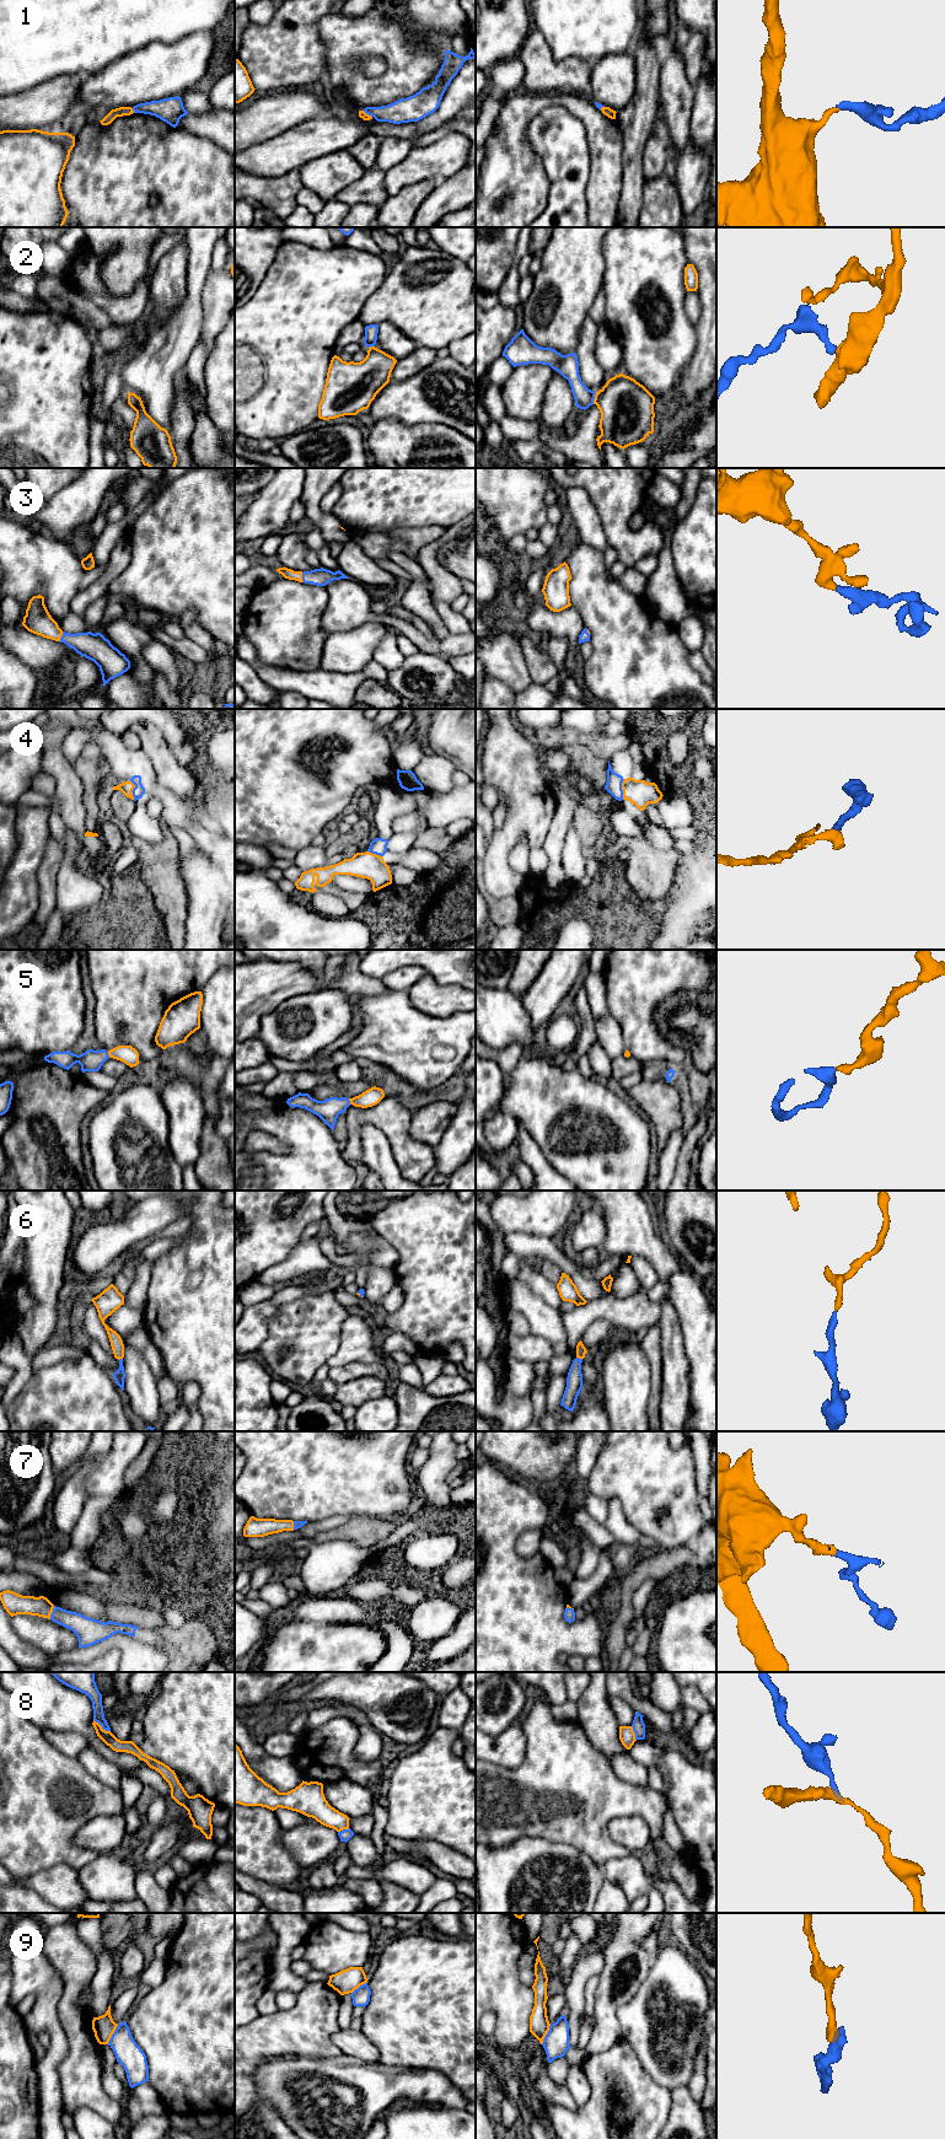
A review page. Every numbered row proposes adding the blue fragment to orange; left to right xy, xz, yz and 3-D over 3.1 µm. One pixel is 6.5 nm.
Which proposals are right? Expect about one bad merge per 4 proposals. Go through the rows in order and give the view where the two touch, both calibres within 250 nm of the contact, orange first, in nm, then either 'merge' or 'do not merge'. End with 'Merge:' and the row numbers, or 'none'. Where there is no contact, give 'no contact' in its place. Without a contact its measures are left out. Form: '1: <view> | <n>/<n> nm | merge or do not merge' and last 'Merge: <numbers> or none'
1: xy | 60/160 nm | merge
2: yz | 360/130 nm | merge
3: xy | 170/180 nm | merge
4: yz | 160/110 nm | merge
5: xy | 120/140 nm | merge
6: yz | 70/110 nm | merge
7: xy | 140/150 nm | merge
8: xy | 80/80 nm | do not merge
9: xy | 150/170 nm | do not merge
Merge: 1, 2, 3, 4, 5, 6, 7

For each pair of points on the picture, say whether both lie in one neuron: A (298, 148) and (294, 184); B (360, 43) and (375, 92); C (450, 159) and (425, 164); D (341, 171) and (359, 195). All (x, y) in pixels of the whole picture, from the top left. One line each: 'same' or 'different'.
A: different
B: same
C: same
D: different

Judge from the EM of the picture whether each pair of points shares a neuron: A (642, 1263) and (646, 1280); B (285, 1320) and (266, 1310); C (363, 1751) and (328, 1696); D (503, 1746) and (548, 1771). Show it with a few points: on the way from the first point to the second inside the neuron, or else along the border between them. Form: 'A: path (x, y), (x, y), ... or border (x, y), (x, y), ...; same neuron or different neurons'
A: path (642, 1267), (646, 1277); same neuron
B: border (278, 1306), (262, 1341); different neurons
C: border (320, 1703), (343, 1702), (354, 1704), (359, 1709); different neurons
D: border (522, 1728), (522, 1761), (514, 1768), (494, 1764); different neurons

